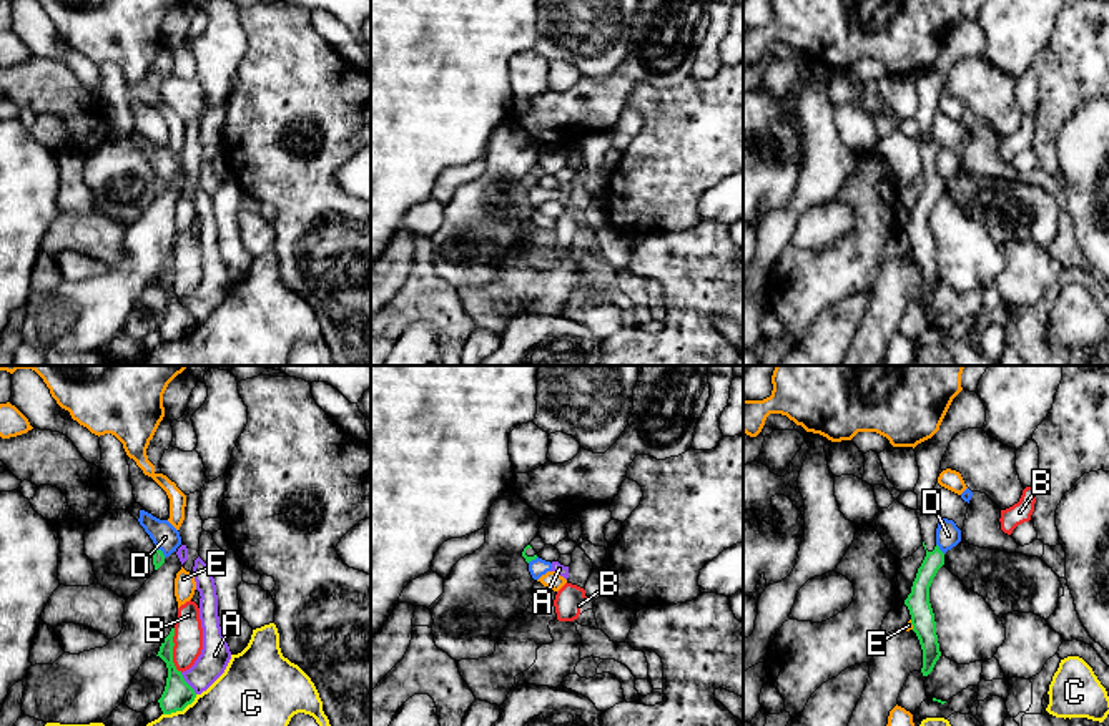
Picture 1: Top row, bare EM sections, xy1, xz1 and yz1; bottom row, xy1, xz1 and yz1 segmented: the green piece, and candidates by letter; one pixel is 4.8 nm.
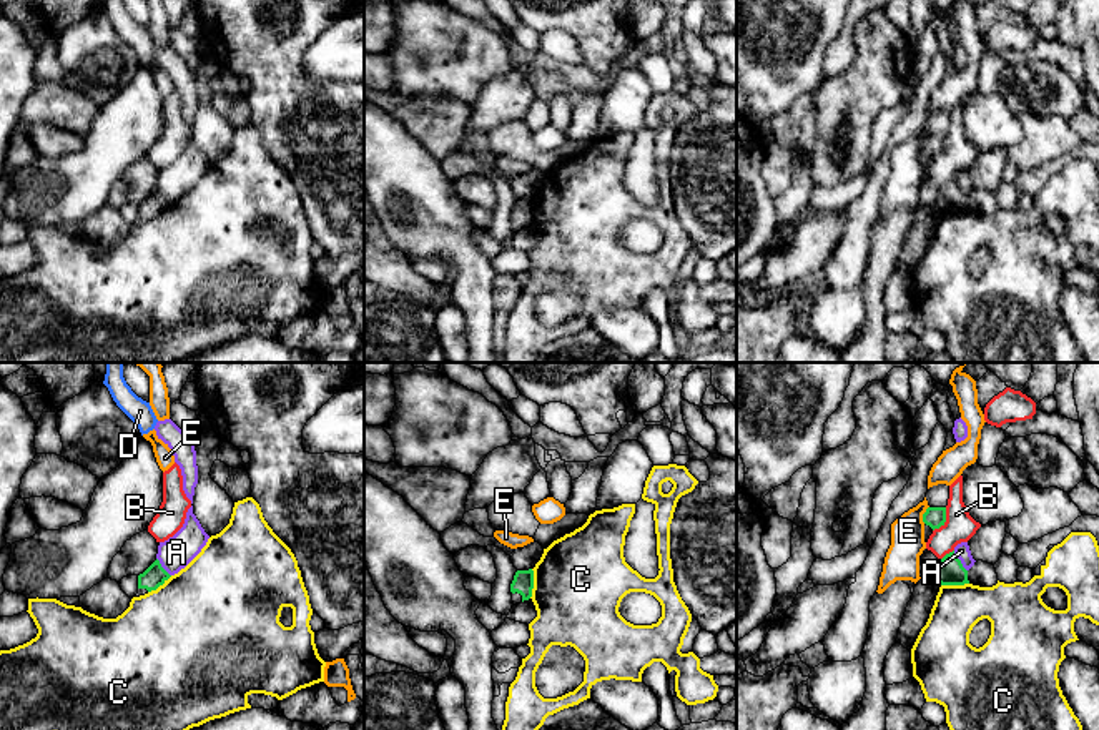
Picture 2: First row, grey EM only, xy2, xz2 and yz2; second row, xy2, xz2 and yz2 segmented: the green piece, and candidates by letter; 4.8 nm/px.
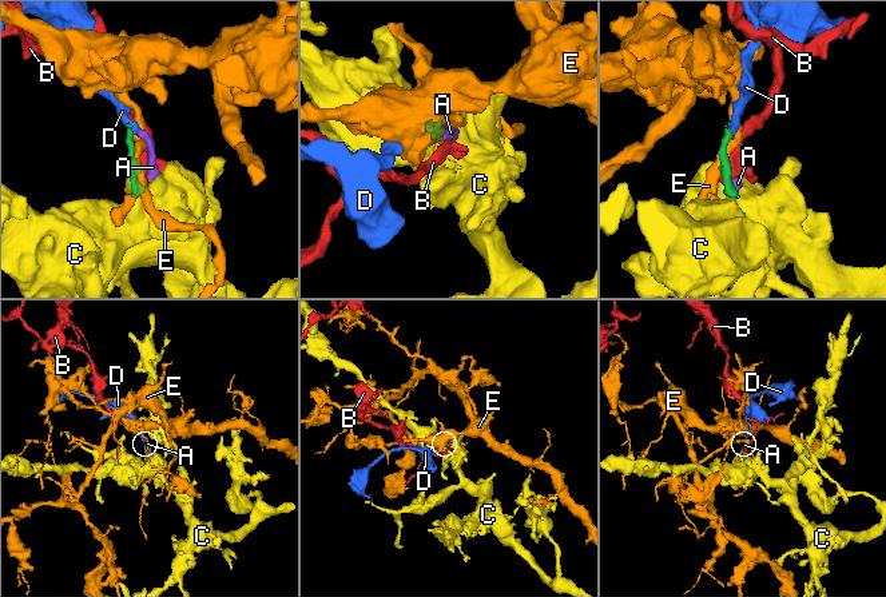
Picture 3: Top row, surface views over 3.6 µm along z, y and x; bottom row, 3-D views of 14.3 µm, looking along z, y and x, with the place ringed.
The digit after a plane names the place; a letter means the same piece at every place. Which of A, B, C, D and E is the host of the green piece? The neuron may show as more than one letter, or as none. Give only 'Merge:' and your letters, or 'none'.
Merge: none

